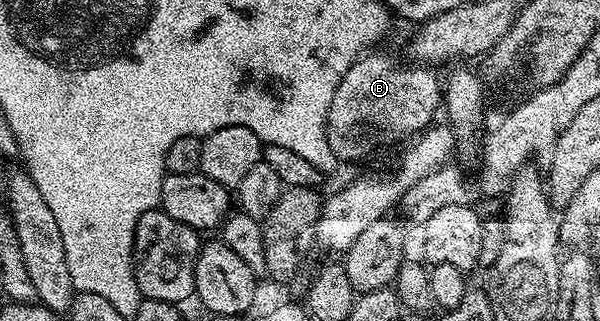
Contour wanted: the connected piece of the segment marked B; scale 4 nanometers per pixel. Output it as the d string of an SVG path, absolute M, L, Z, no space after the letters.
M370 50L359 56L348 74L340 78L336 94L332 94L325 137L332 154L340 162L362 160L385 144L394 144L405 136L413 137L431 127L433 116L437 112L439 115L443 85L440 76L434 73L437 71L417 62L401 64L396 57L378 51Z

